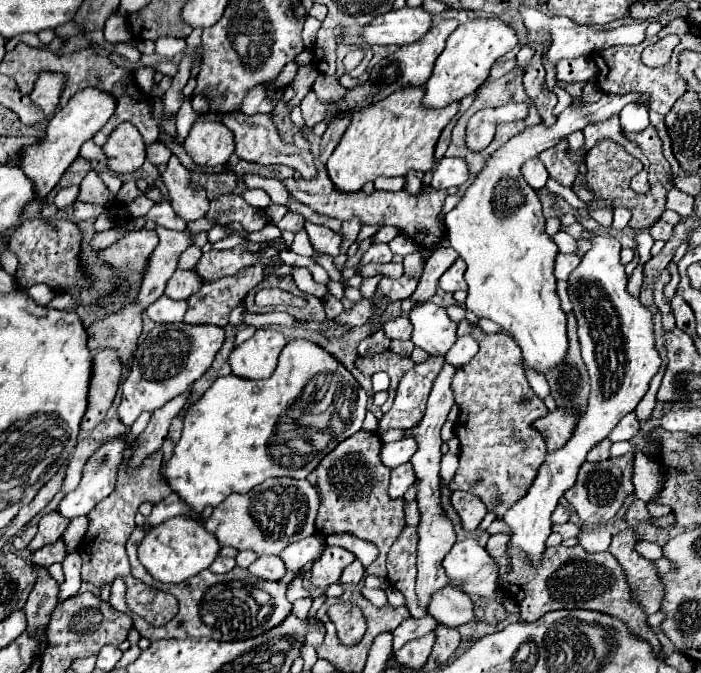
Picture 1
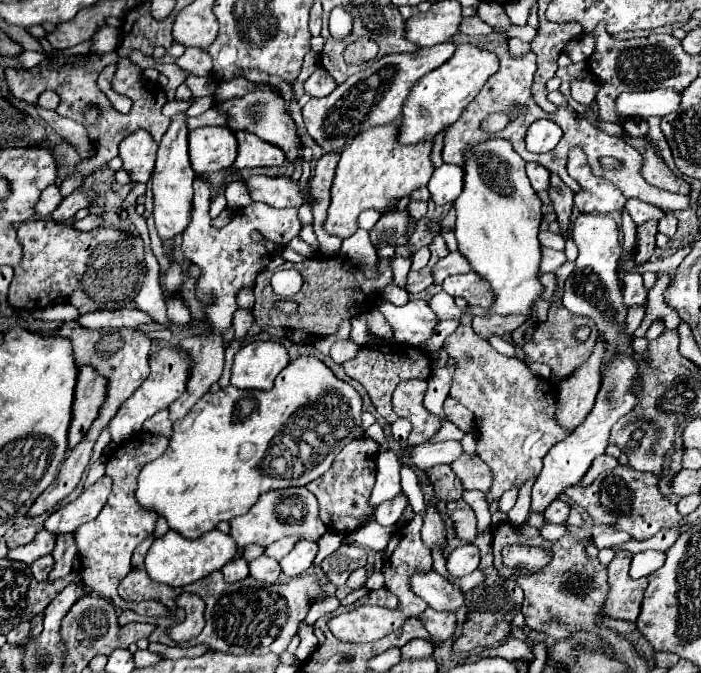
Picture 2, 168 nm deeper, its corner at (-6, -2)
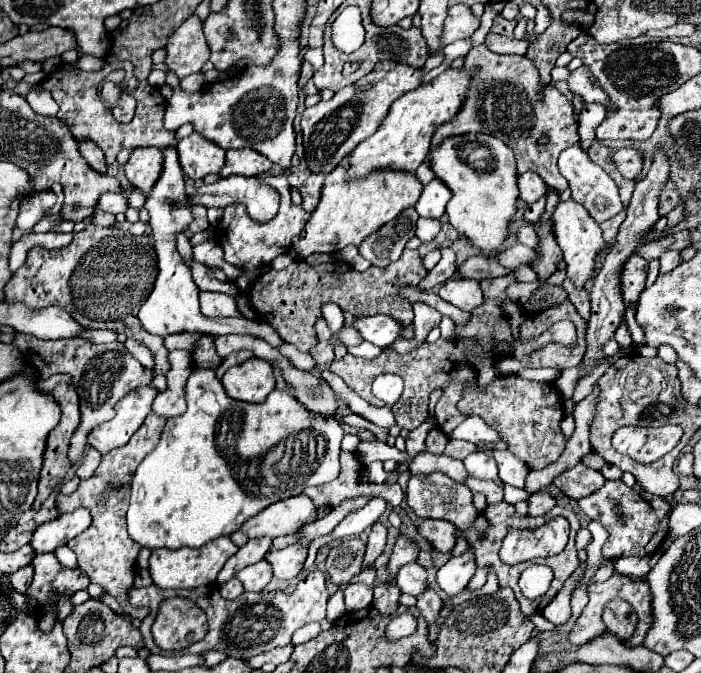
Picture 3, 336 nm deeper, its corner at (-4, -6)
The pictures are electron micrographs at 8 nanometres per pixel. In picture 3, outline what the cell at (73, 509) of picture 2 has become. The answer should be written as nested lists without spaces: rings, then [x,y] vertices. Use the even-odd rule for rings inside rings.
[[[77,508],[75,512],[57,516],[51,522],[41,524],[35,532],[33,538],[29,540],[31,548],[35,554],[45,554],[45,552],[55,552],[55,548],[67,544],[71,538],[81,534],[91,522],[91,514],[85,508]]]

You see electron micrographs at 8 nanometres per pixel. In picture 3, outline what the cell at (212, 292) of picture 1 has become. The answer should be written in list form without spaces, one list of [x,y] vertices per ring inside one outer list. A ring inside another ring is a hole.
[[[265,176],[265,184],[277,188],[281,194],[281,206],[277,216],[267,222],[267,224],[257,224],[249,218],[247,210],[243,204],[231,204],[223,208],[223,218],[219,224],[219,242],[225,250],[225,262],[235,264],[235,266],[261,266],[261,262],[273,262],[277,256],[289,252],[291,240],[301,234],[305,222],[309,220],[309,214],[301,210],[301,206],[291,204],[291,186],[285,176]]]

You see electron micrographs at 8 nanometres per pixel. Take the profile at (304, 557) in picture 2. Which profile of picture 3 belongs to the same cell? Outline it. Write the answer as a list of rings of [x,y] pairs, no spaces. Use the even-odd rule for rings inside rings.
[[[297,544],[287,546],[283,550],[269,550],[265,554],[265,560],[273,568],[273,576],[279,578],[279,580],[295,578],[303,568],[305,558],[307,558],[307,548],[301,548]]]

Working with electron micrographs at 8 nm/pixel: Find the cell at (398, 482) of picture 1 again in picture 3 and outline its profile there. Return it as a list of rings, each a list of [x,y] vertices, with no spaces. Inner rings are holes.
[[[373,524],[373,530],[369,534],[369,542],[367,542],[367,552],[365,552],[365,558],[363,558],[363,570],[365,568],[371,568],[371,564],[375,562],[375,558],[383,552],[385,548],[385,542],[387,542],[387,528],[383,524]]]

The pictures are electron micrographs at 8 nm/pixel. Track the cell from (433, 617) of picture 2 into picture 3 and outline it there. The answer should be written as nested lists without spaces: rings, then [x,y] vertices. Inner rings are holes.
[[[425,588],[423,594],[417,596],[417,608],[427,618],[427,622],[435,622],[441,610],[441,598],[435,594],[433,588]]]

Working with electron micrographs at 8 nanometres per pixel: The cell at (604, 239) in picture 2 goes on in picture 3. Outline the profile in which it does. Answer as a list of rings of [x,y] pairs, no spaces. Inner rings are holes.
[[[573,198],[557,202],[555,212],[551,216],[551,222],[553,222],[555,240],[557,240],[559,248],[561,248],[563,260],[567,264],[567,278],[571,278],[577,286],[585,286],[587,280],[591,280],[595,276],[597,254],[599,254],[601,246],[605,244],[599,224],[593,222],[593,218],[589,218],[587,210],[581,204],[577,204]]]

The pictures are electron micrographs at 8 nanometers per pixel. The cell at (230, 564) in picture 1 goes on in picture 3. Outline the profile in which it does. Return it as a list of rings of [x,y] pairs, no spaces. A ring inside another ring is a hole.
[[[231,578],[229,582],[219,586],[219,592],[225,600],[235,600],[243,592],[243,586],[241,586],[241,582],[237,582],[237,578]]]

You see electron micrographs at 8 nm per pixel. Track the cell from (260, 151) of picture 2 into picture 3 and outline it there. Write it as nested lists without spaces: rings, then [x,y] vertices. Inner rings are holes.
[[[241,148],[241,150],[227,150],[225,156],[225,166],[221,168],[219,176],[231,176],[231,174],[241,174],[241,176],[259,176],[267,172],[273,164],[263,156],[257,154],[255,150]]]

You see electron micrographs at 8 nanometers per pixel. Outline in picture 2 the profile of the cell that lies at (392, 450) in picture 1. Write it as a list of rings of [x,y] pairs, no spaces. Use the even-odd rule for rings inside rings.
[[[381,452],[377,456],[377,482],[371,494],[371,504],[379,506],[401,492],[401,458],[395,452]]]

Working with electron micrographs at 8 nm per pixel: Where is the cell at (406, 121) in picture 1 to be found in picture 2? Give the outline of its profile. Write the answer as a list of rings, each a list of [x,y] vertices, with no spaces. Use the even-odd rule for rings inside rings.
[[[389,122],[385,126],[375,126],[357,134],[341,152],[337,172],[331,186],[331,206],[325,220],[325,230],[329,234],[349,238],[357,232],[357,216],[363,210],[375,208],[379,212],[387,210],[393,200],[409,196],[415,188],[427,186],[435,166],[431,162],[433,144],[411,144],[401,146],[399,140],[399,122]]]

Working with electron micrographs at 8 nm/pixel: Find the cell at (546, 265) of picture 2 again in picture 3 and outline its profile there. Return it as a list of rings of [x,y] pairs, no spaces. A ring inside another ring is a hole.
[[[515,242],[515,244],[511,244],[511,246],[507,246],[505,250],[501,250],[501,252],[499,252],[497,262],[499,262],[501,266],[509,268],[509,270],[517,270],[517,268],[519,268],[519,264],[523,264],[523,262],[531,266],[533,256],[535,256],[535,250],[533,250],[533,248],[523,246],[523,244]]]

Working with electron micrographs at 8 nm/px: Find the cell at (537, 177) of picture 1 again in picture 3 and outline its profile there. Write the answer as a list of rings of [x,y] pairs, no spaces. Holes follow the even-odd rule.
[[[533,172],[521,174],[517,186],[519,186],[519,198],[527,204],[533,204],[547,192],[545,182],[541,182],[541,178],[537,178],[537,174],[533,174]]]

